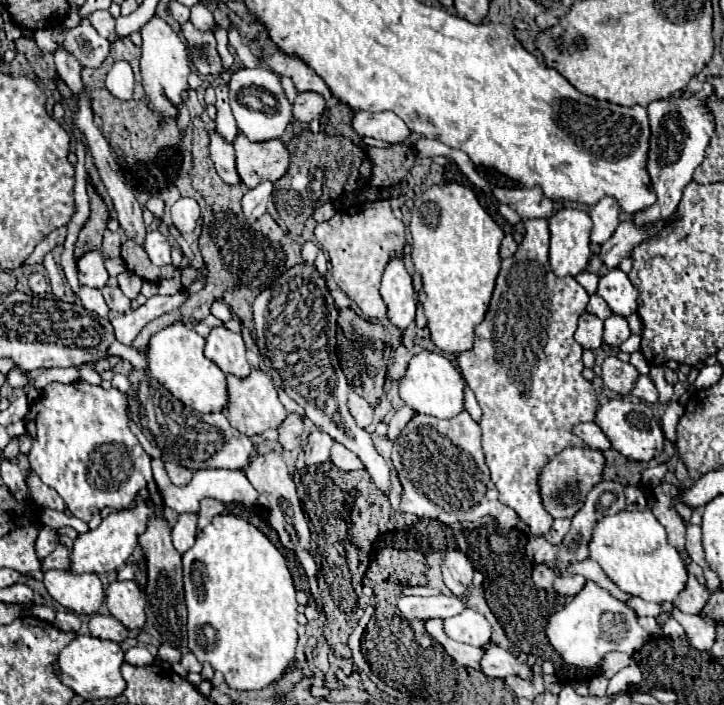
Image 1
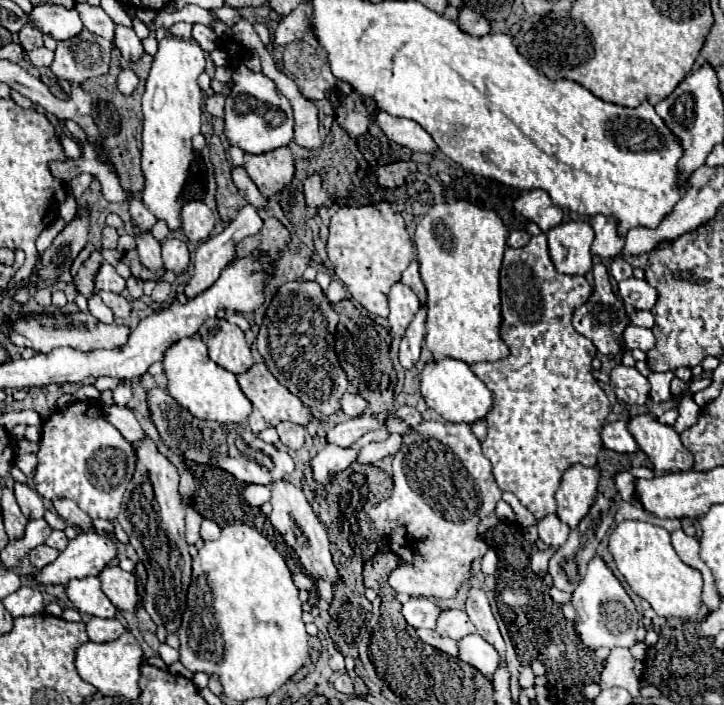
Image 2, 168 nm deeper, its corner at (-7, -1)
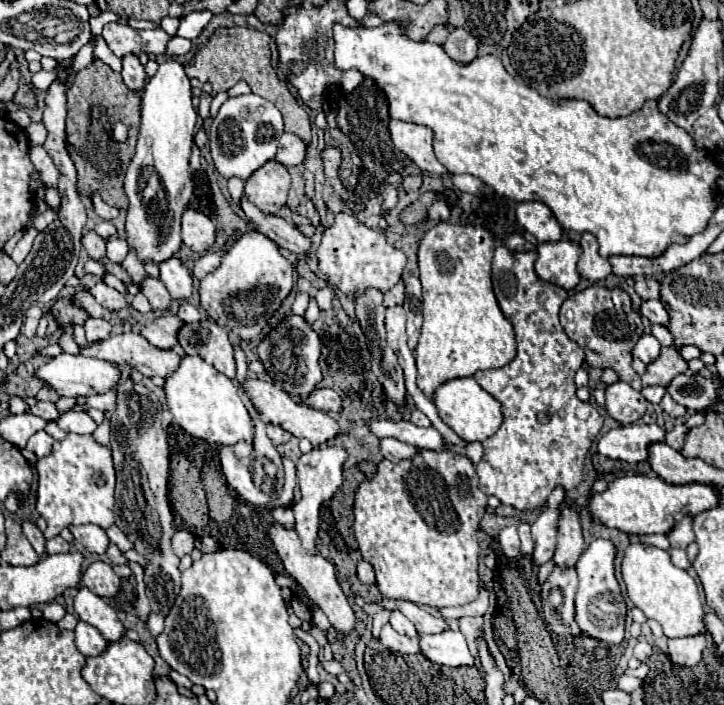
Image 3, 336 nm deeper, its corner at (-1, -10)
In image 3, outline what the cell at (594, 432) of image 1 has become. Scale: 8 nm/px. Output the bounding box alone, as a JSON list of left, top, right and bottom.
[598,424,666,462]

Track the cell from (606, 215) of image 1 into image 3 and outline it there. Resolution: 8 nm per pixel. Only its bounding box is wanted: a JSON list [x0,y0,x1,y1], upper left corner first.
[578,232,612,282]

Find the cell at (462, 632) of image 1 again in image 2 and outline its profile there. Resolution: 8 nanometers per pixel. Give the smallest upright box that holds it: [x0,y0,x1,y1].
[436,609,476,639]

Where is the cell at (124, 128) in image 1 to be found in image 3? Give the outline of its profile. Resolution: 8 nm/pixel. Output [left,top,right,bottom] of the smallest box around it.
[66,60,142,208]

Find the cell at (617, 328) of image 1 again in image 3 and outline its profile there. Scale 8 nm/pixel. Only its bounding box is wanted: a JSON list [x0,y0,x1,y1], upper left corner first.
[632,334,660,364]

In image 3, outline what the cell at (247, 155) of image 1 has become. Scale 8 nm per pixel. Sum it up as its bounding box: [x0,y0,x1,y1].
[246,160,290,214]

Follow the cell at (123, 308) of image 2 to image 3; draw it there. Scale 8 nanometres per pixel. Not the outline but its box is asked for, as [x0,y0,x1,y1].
[72,290,106,318]

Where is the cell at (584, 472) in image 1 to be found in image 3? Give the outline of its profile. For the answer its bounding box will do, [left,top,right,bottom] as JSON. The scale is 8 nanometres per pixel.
[554,506,584,566]

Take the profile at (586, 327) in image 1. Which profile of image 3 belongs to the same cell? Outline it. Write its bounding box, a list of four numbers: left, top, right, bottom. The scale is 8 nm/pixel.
[560,286,644,390]

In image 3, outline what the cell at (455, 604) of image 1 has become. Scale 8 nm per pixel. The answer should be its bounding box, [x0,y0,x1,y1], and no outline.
[390,610,418,638]

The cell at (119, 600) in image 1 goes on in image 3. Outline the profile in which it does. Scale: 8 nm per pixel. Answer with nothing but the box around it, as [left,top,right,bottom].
[82,562,122,598]

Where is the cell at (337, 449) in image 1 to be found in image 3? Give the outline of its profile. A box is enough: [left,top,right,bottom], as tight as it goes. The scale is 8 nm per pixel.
[380,438,418,462]

